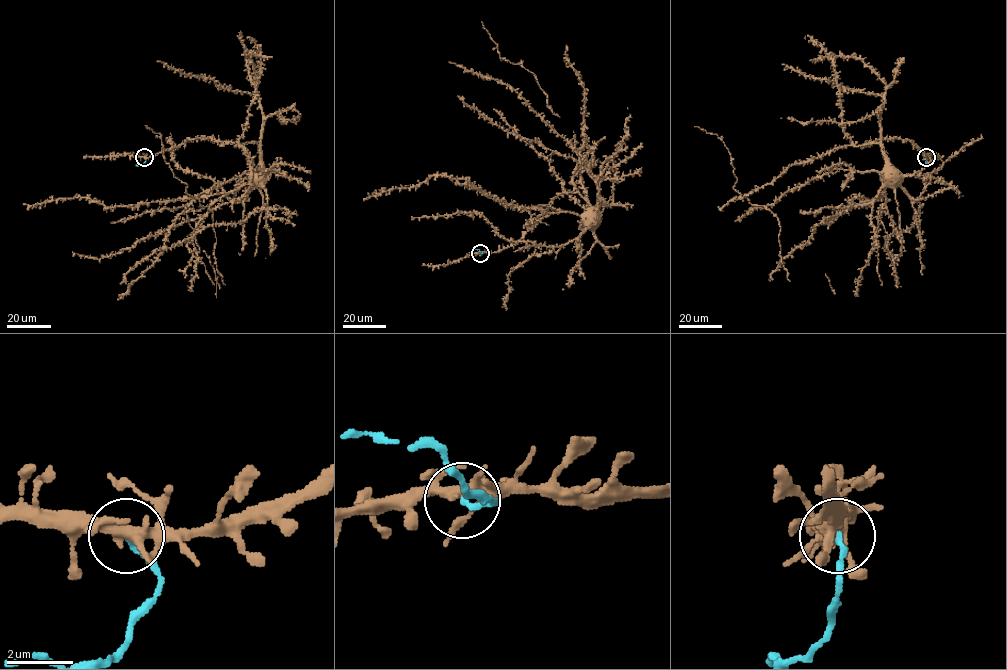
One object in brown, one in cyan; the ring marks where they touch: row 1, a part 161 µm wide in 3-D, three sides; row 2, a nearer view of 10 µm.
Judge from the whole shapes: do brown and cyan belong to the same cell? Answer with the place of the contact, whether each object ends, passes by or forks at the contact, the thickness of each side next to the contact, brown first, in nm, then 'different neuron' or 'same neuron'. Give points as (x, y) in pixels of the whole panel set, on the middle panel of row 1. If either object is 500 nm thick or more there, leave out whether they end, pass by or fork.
place (480, 253); brown forks; cyan ends; calibres 320 and 170 nm; different neuron

